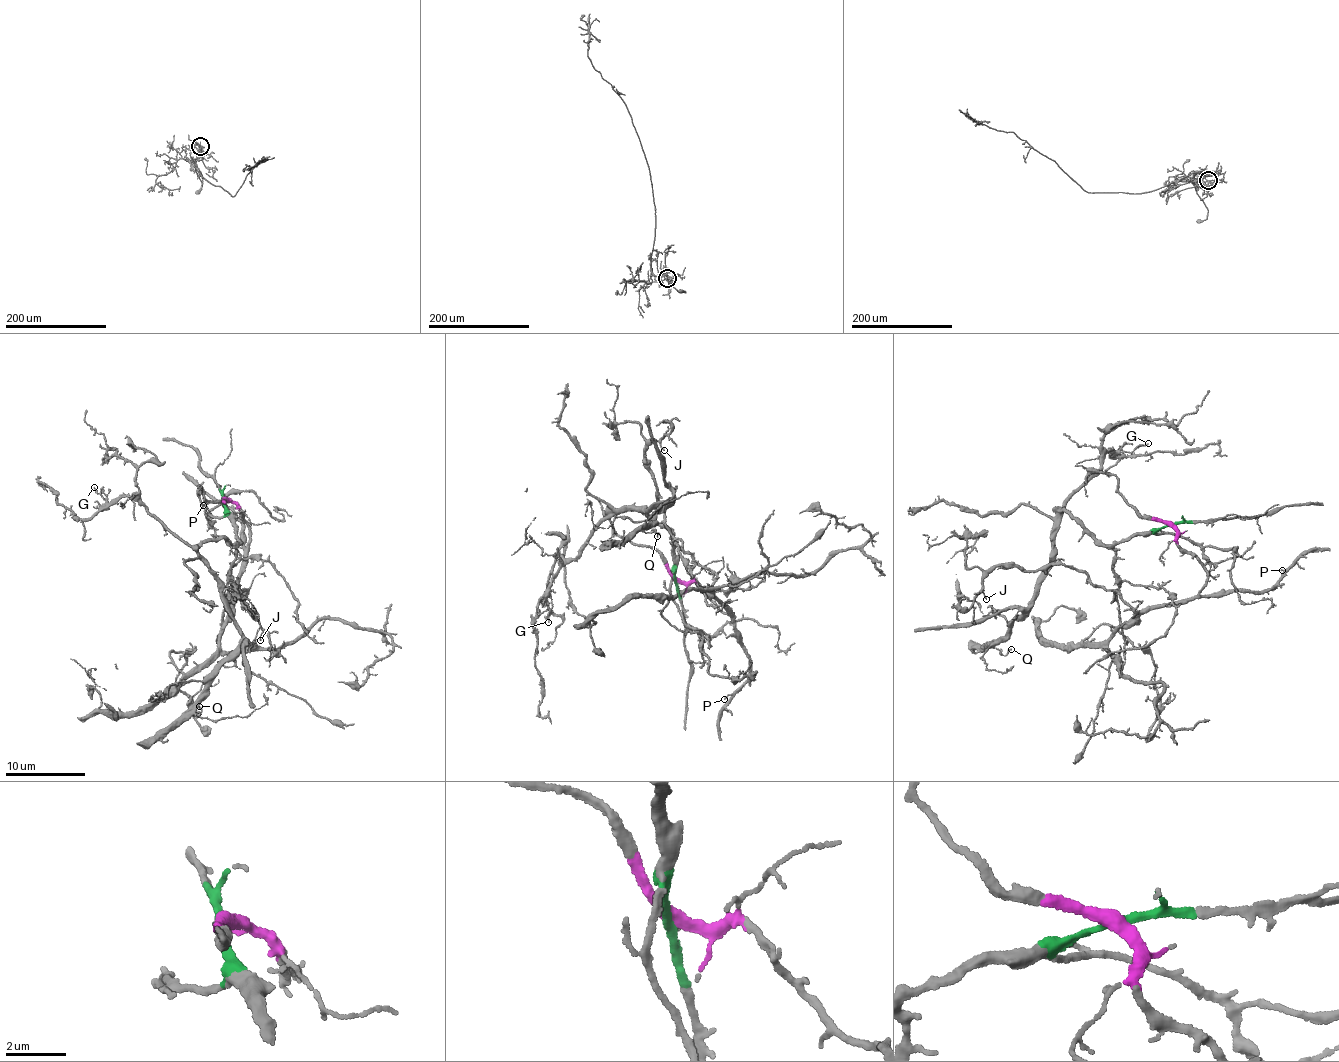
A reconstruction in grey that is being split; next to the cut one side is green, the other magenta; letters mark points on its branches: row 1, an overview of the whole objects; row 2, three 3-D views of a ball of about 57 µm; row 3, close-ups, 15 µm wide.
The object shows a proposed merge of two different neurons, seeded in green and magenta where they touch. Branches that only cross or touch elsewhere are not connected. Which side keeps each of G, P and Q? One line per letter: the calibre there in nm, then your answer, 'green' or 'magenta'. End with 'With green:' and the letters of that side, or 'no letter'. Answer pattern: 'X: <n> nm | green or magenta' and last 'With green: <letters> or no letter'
G: 120 nm | green
P: 110 nm | magenta
Q: 130 nm | green
With green: G, Q

